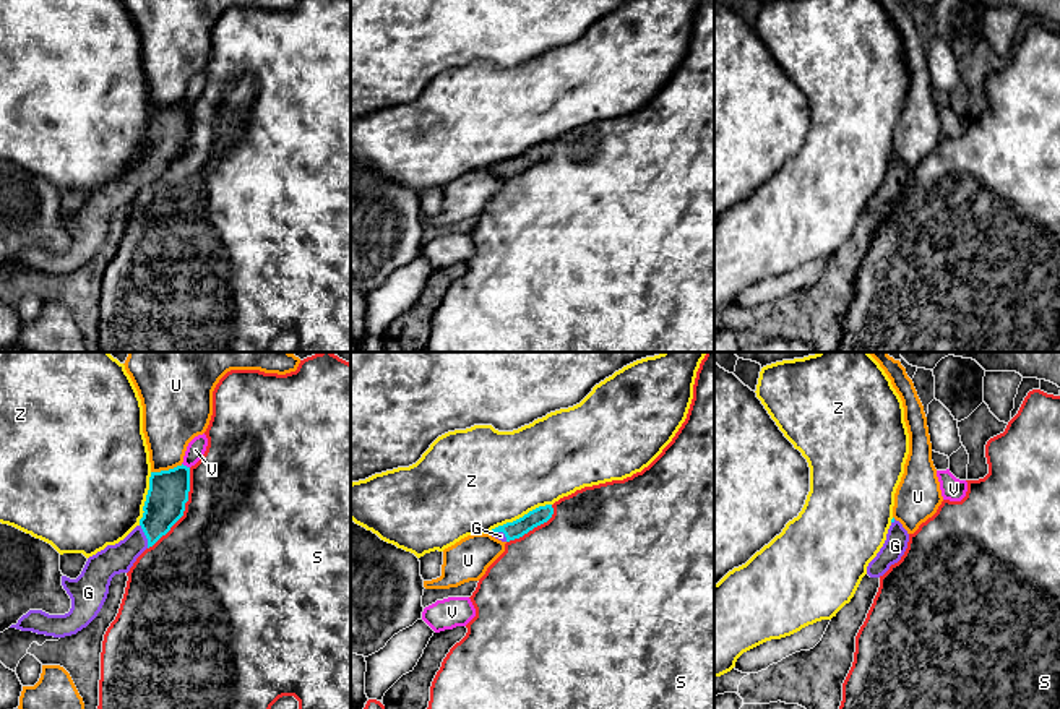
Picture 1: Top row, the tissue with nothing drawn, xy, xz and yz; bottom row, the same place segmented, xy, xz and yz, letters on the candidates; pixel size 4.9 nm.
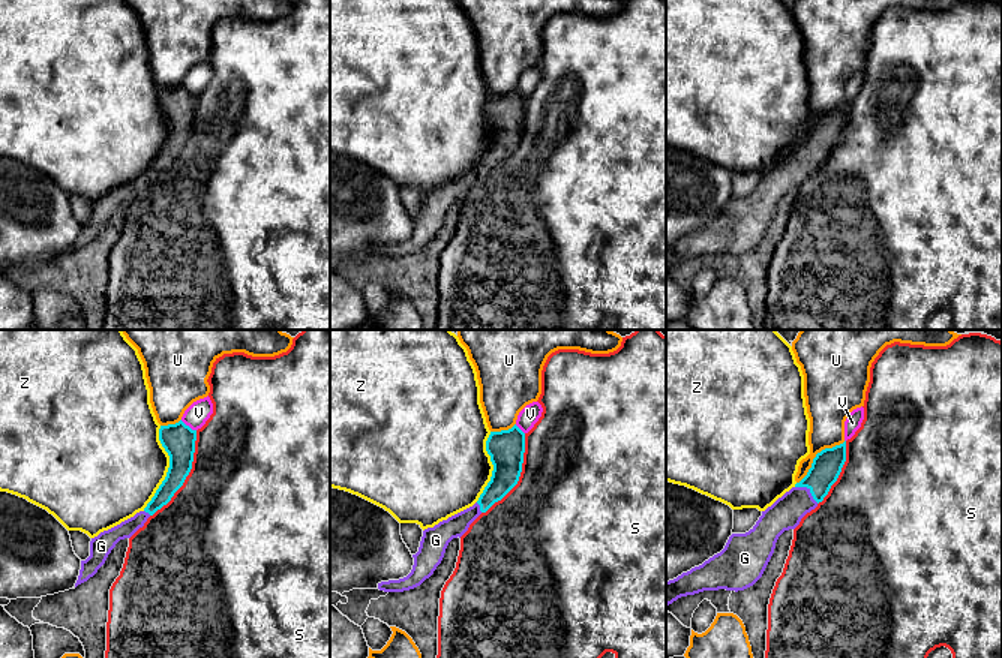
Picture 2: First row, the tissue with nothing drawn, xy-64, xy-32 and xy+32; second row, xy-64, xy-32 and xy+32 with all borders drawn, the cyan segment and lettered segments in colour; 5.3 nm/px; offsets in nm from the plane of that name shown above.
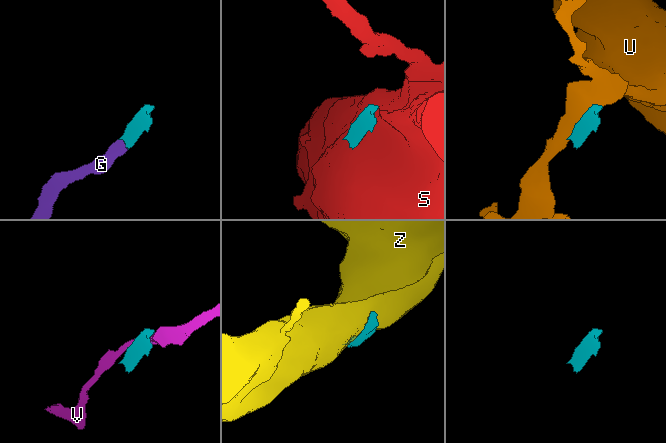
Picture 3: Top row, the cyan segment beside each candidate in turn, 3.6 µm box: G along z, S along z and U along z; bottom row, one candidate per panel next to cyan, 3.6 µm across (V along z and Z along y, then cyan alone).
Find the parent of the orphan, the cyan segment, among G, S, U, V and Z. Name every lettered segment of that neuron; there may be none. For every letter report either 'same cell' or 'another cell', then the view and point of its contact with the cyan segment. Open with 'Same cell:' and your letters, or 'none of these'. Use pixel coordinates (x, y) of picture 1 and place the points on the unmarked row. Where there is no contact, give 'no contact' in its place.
Same cell: G
G: same cell | xy (145, 171)
S: another cell | xy (184, 146)
U: another cell | xy (166, 107)
V: another cell | xy (185, 103)
Z: another cell | xz (520, 154)

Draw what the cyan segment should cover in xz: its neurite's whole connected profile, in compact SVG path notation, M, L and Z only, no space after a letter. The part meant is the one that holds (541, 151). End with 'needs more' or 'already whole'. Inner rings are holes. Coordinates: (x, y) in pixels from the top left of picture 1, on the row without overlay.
M552 141L539 143L532 148L529 148L528 151L524 151L523 154L519 154L513 159L498 162L487 170L490 170L492 174L495 174L502 178L510 178L510 177L523 174L534 164L547 159L552 154L552 151L554 151Z; needs more

